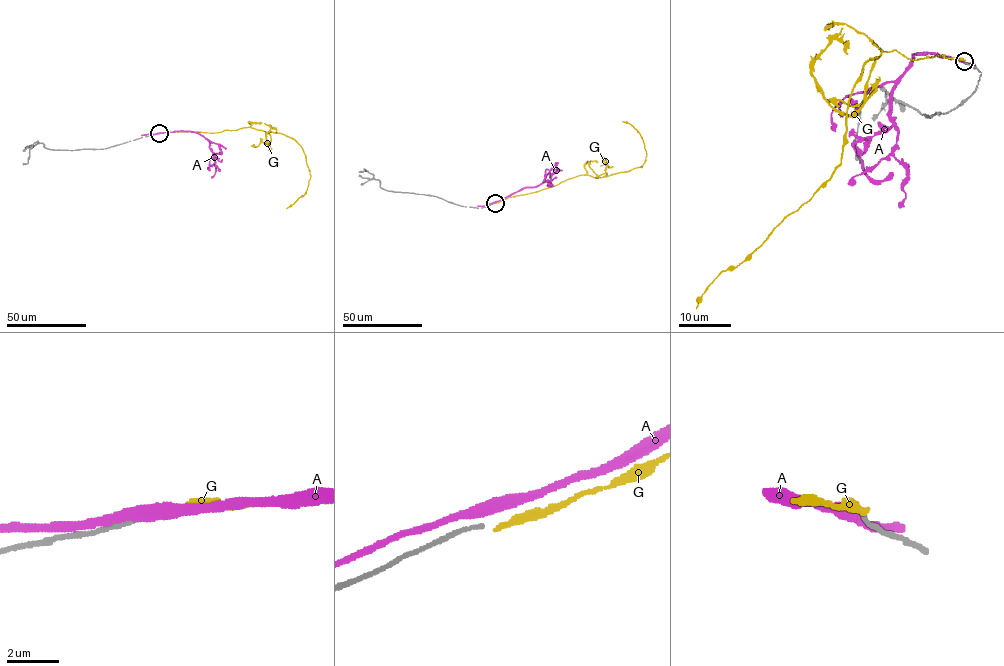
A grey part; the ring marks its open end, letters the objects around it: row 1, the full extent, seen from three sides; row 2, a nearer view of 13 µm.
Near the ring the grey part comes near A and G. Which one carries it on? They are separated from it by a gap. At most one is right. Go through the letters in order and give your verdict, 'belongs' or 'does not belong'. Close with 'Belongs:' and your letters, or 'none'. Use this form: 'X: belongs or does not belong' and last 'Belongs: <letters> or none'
A: does not belong
G: belongs
Belongs: G

